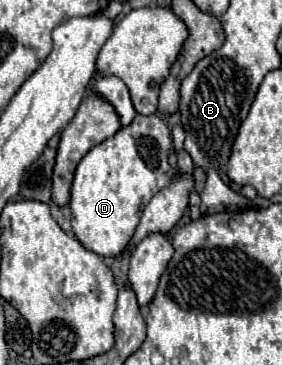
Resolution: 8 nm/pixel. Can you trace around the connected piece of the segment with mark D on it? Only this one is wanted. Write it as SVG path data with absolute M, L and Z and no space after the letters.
M137 115L135 121L121 131L117 131L111 139L93 147L77 165L75 179L71 185L71 229L77 241L87 249L101 257L115 257L119 255L127 243L131 241L133 233L131 227L139 225L141 211L149 203L149 199L169 185L173 177L173 167L167 163L167 155L173 151L171 135L167 125L161 121L159 115Z

